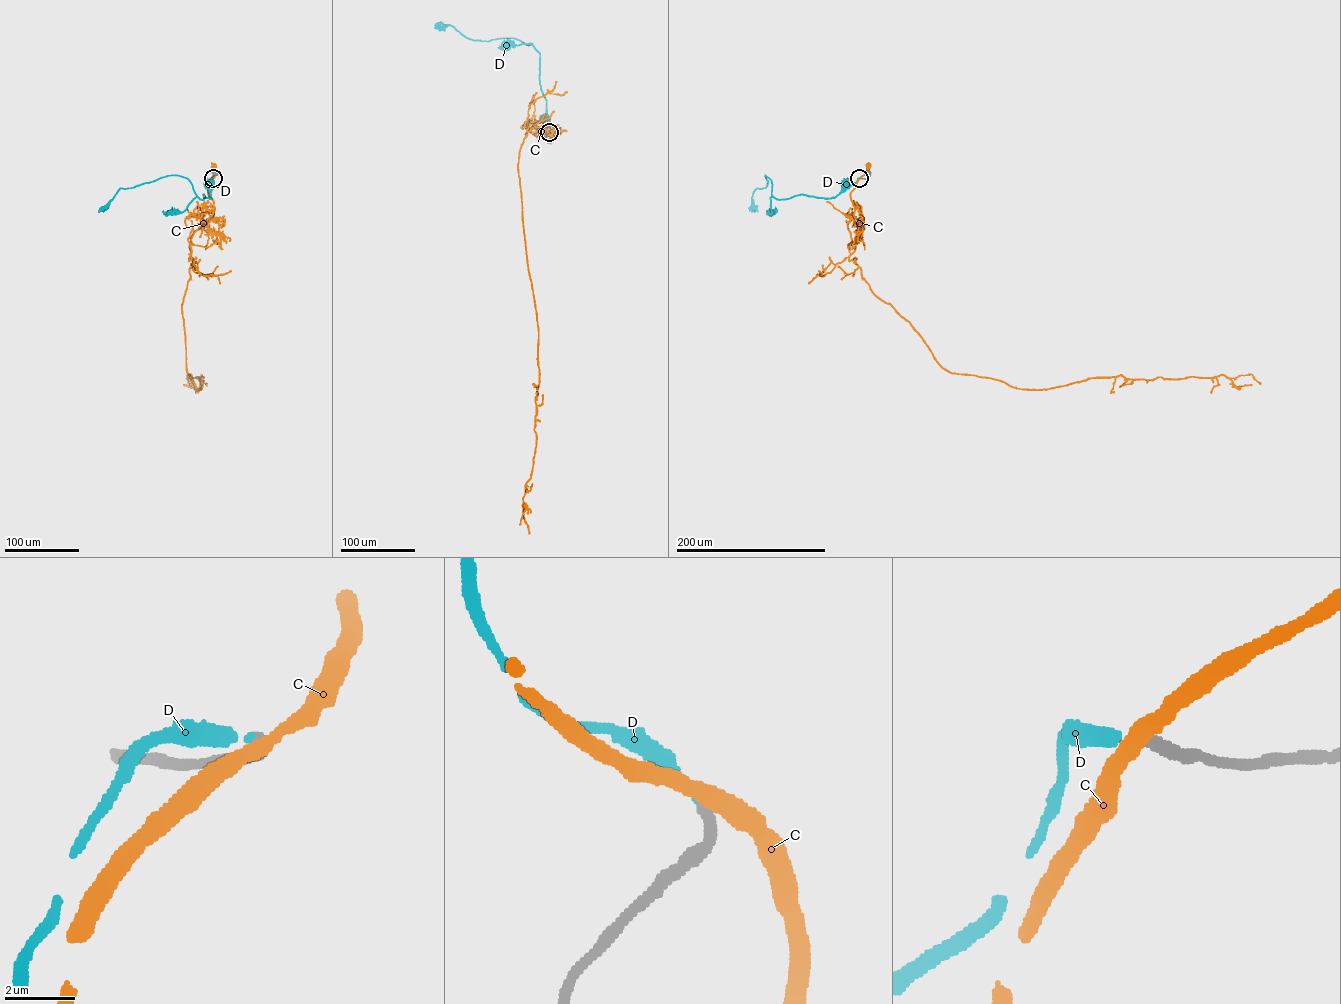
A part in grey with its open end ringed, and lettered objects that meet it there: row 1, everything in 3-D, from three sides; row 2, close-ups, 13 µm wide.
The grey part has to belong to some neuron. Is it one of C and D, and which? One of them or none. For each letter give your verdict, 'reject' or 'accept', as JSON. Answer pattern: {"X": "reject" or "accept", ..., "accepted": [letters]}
{"C": "reject", "D": "accept", "accepted": ["D"]}

